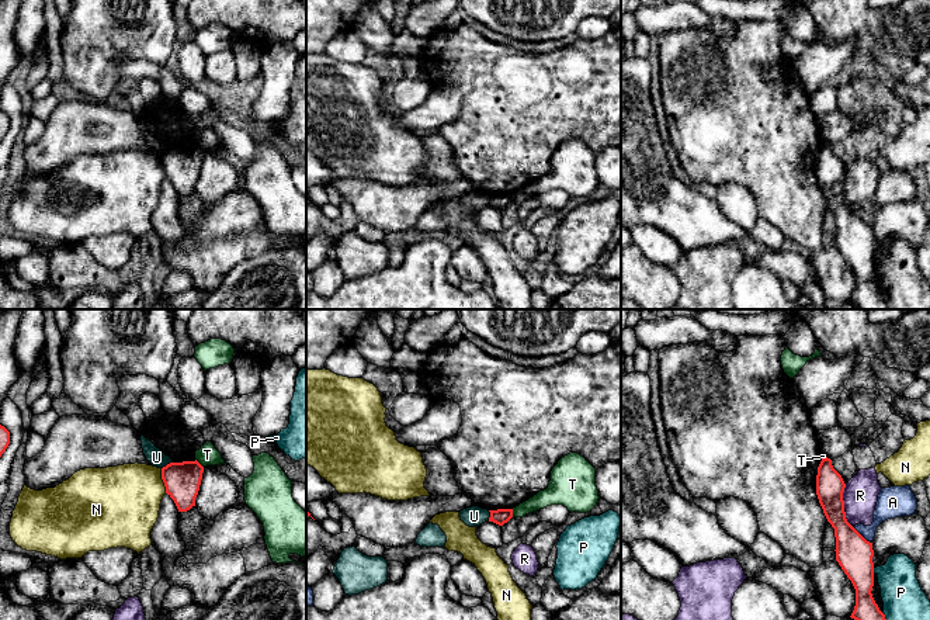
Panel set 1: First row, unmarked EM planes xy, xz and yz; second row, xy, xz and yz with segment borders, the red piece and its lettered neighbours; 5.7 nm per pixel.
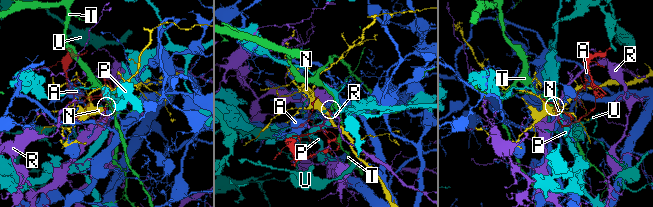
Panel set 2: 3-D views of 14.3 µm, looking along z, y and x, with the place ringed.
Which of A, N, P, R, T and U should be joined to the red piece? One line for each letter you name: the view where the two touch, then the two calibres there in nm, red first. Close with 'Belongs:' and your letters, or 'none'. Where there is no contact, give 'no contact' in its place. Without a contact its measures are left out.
Belongs: none

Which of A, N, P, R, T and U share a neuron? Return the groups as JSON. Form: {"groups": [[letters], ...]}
{"groups": [["A"], ["N"], ["P"], ["R"], ["T"], ["U"]]}

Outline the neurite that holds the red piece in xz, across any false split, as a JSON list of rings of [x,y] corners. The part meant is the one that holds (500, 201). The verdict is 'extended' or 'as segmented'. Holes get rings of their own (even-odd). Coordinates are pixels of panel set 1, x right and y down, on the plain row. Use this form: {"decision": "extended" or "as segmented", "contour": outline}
{"decision": "as segmented", "contour": [[[497,194],[489,197],[490,197],[489,207],[493,207],[499,211],[503,211],[513,202],[513,194]]]}

